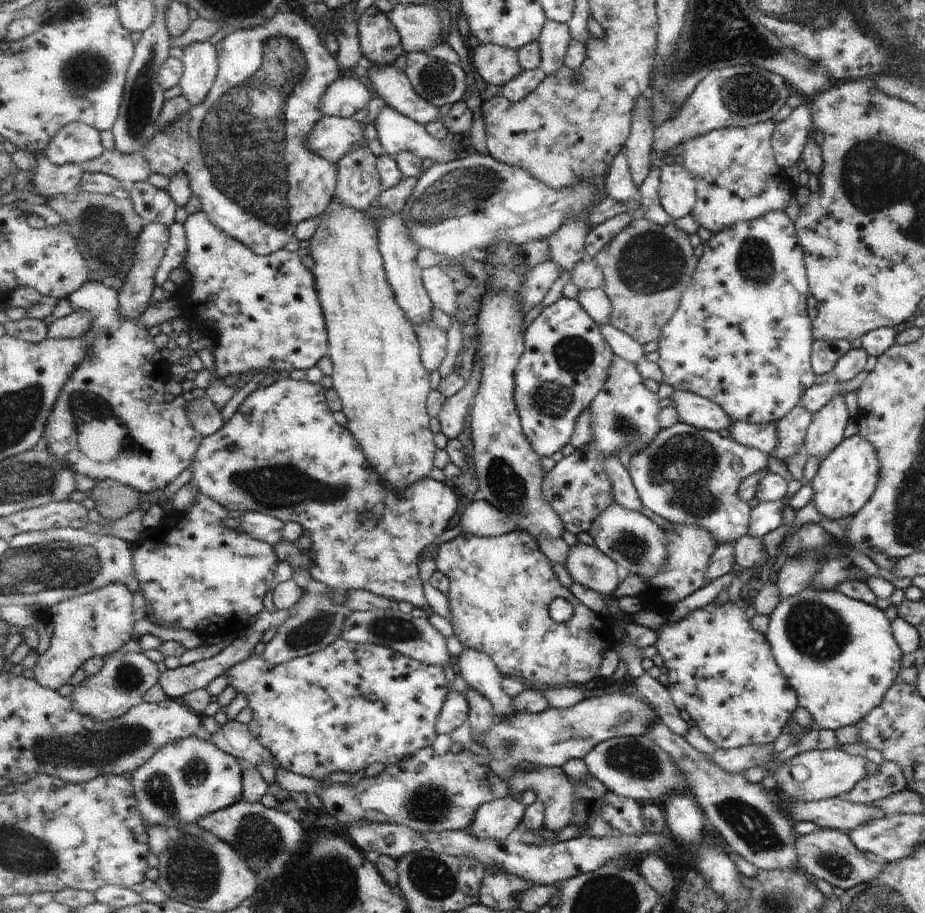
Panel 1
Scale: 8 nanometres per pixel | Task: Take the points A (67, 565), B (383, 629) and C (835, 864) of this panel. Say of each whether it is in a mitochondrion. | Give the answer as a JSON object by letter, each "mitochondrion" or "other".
{"A":"mitochondrion","B":"mitochondrion","C":"mitochondrion"}

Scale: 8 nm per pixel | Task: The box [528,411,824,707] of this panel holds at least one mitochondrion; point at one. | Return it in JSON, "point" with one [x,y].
{"point":[681,468]}

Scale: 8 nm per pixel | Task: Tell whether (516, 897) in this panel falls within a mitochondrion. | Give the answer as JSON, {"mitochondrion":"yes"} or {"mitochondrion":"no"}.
{"mitochondrion":"no"}

